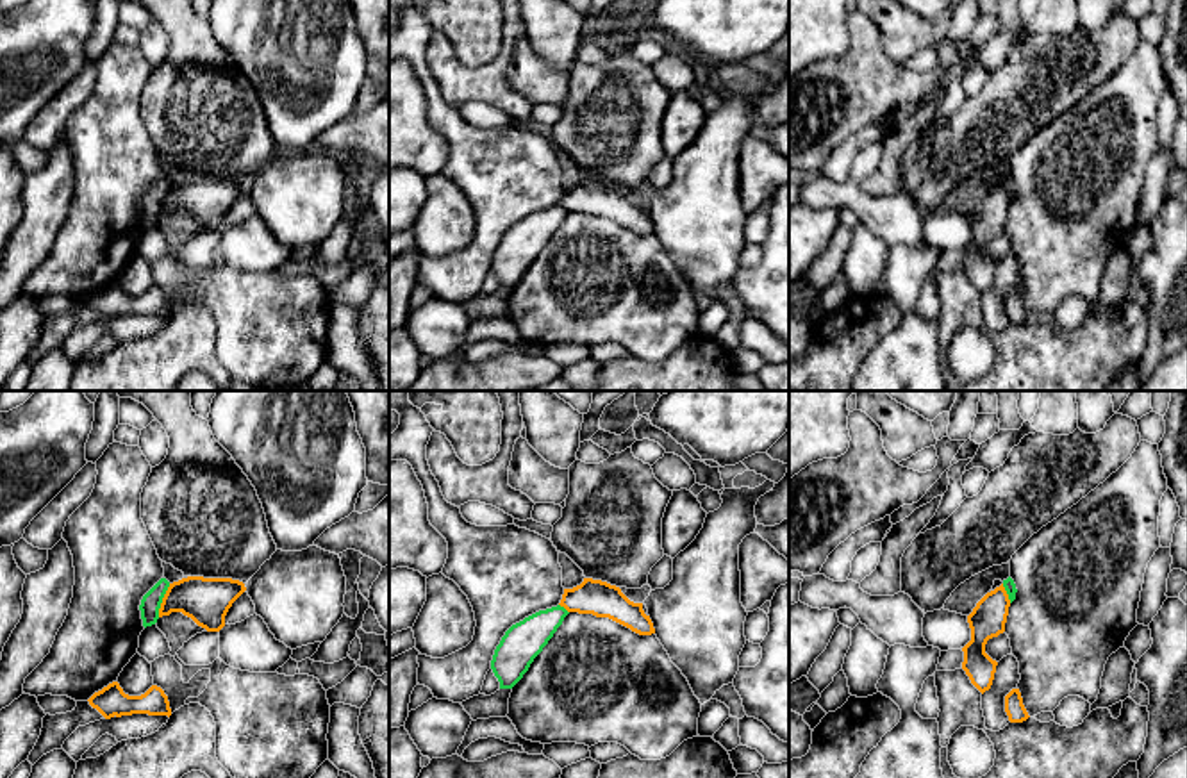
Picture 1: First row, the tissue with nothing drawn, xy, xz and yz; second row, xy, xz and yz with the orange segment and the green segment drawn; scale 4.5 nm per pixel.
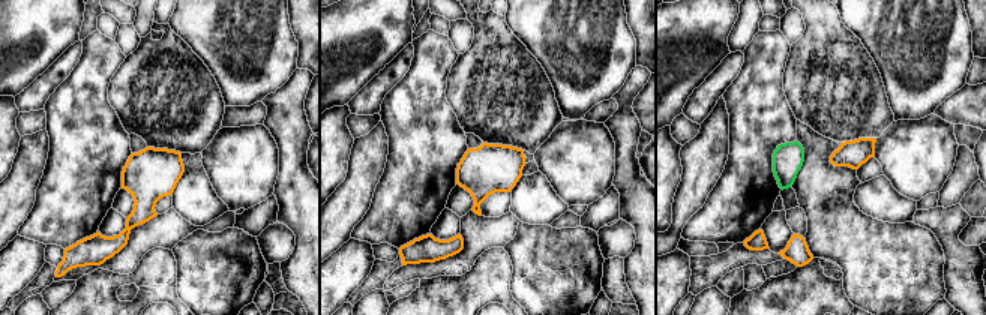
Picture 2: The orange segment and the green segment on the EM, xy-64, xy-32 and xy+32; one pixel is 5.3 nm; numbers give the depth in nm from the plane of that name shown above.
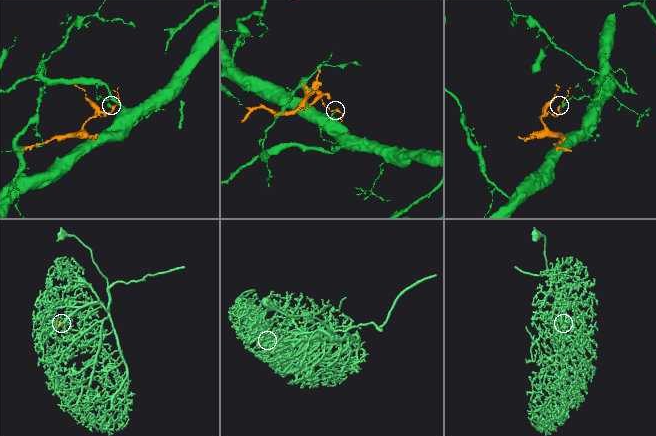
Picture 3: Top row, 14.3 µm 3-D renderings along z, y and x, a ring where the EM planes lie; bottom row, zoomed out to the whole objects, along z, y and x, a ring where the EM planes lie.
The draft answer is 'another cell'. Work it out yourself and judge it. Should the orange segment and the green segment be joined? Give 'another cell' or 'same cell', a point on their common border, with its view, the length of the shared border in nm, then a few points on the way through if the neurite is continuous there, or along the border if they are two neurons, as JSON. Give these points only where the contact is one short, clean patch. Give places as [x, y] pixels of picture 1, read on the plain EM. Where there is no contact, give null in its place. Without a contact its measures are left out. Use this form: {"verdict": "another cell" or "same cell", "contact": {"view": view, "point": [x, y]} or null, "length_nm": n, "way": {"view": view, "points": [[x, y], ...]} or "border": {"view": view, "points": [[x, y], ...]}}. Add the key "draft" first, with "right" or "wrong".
{"draft": "right", "verdict": "another cell", "contact": {"view": "xy", "point": [163, 200]}, "length_nm": 160, "border": {"view": "xy", "points": [[170, 184], [157, 216]]}}

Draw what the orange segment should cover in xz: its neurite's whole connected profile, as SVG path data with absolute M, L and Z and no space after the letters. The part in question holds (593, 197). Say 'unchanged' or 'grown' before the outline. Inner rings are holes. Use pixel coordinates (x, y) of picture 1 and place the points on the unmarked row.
unchanged; M584 178L580 186L564 189L559 205L568 212L609 218L639 236L655 234L650 216L643 211L643 203L630 202L619 187L602 180Z

